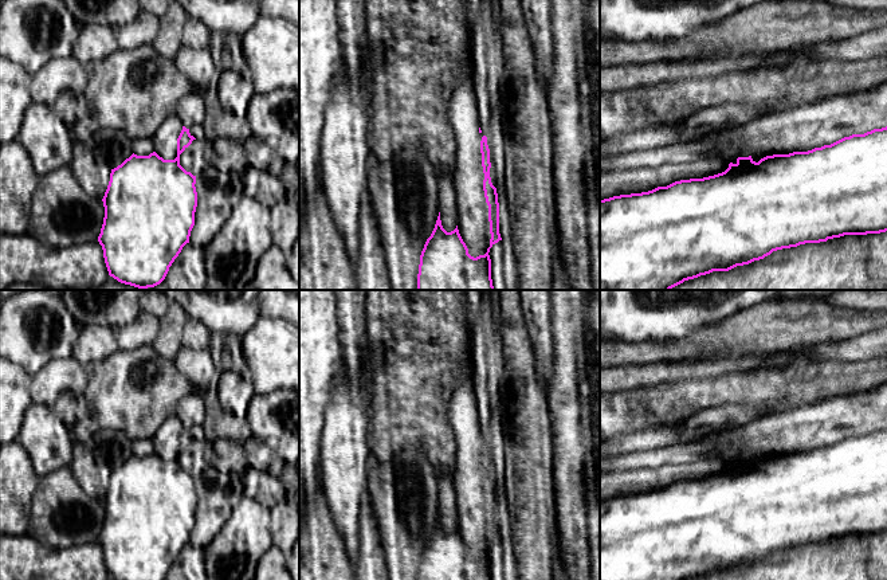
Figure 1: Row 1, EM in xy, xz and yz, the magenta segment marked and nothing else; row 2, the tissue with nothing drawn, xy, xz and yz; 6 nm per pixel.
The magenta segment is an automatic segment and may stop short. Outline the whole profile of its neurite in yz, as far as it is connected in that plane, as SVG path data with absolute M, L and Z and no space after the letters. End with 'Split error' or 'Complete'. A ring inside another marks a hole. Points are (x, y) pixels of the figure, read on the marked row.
M887 126L864 134L852 134L831 145L808 152L773 154L755 162L751 156L738 157L737 162L718 175L675 181L648 192L620 195L600 200L600 290L671 290L684 281L710 274L729 271L737 266L764 259L773 251L797 247L805 243L820 243L844 235L867 235L887 231Z. Complete

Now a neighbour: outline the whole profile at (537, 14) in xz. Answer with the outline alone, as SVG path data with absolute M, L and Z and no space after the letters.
M521 0L522 12L530 34L530 40L534 51L534 66L542 87L547 89L550 77L553 75L553 31L550 0Z

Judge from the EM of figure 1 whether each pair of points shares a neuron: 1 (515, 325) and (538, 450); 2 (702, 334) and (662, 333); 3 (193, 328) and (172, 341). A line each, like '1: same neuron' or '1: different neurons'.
1: same neuron
2: different neurons
3: different neurons

